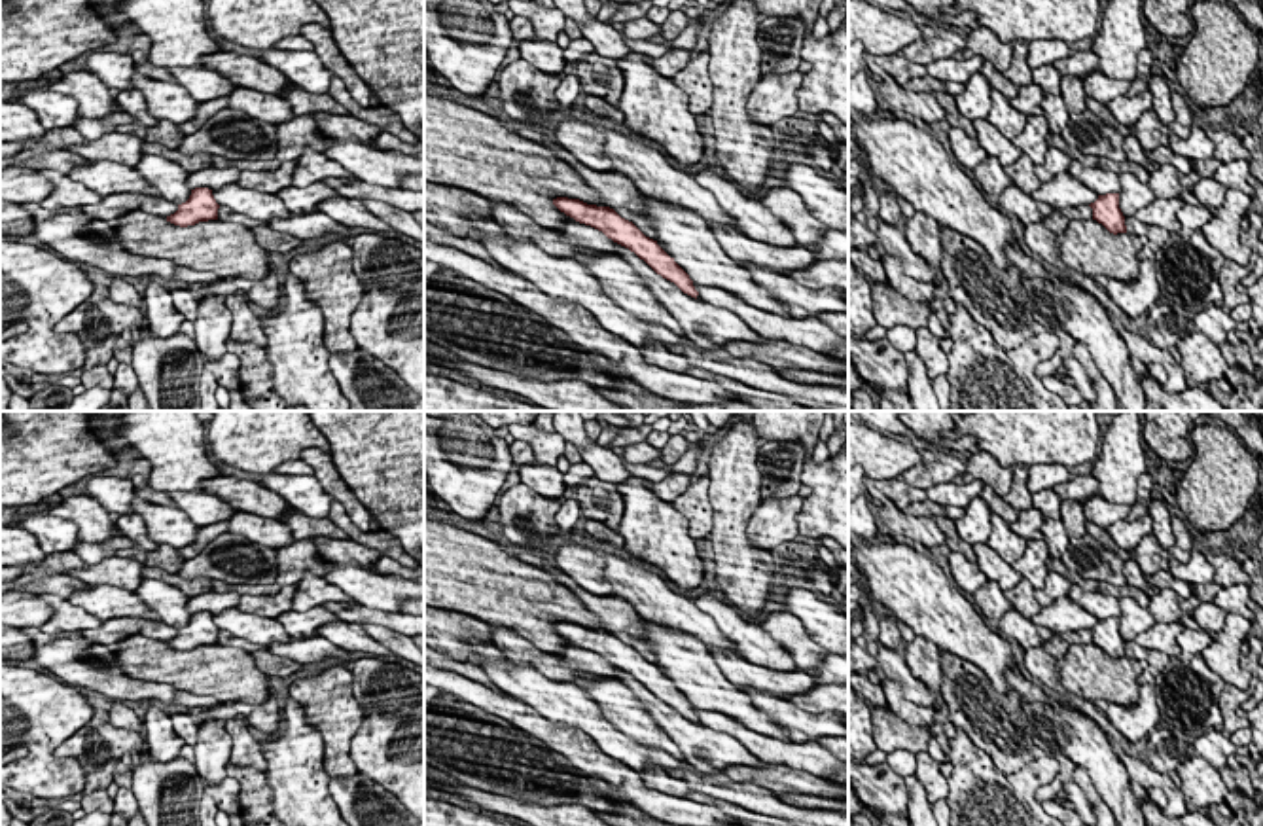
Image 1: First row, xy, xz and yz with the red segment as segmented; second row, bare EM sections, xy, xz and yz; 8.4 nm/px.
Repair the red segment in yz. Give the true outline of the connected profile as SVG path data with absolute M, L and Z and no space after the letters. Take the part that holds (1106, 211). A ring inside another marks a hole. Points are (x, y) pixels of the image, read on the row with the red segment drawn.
M1119 193L1098 195L1093 208L1093 220L1102 224L1110 233L1127 233L1125 216L1119 208Z

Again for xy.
M195 188L186 203L178 205L178 210L167 216L167 222L187 227L199 222L218 220L218 208L212 189Z

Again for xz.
M557 197L553 205L579 224L602 231L614 242L629 248L657 275L674 282L684 294L697 299L699 292L689 275L670 258L657 241L646 237L632 222L621 218L610 206L587 205L579 199Z

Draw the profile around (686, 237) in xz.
M644 193L638 199L646 206L646 220L657 233L657 244L693 282L727 290L742 297L748 305L778 316L792 316L780 301L776 305L773 303L771 296L754 282L746 267L723 252L708 224L693 210Z

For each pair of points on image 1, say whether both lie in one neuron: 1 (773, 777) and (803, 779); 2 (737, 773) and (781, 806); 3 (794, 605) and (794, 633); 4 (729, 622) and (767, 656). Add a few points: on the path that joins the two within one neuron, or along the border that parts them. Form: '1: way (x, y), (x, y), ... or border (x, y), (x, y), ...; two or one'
1: way (781, 779), (796, 779); one
2: border (724, 772), (735, 781), (754, 781), (782, 796); two
3: border (788, 610), (824, 646); two
4: way (739, 631), (758, 646); one

